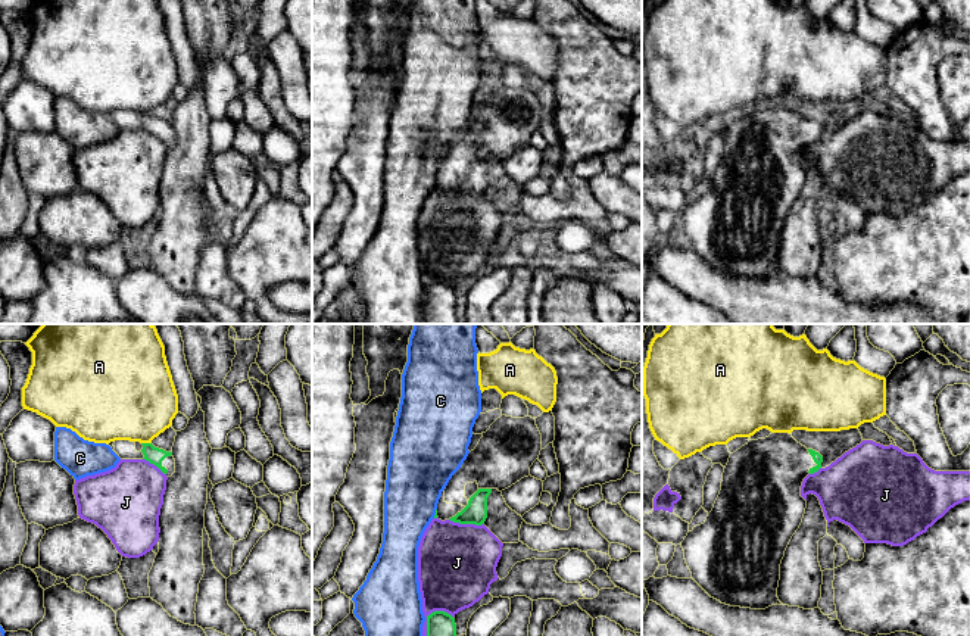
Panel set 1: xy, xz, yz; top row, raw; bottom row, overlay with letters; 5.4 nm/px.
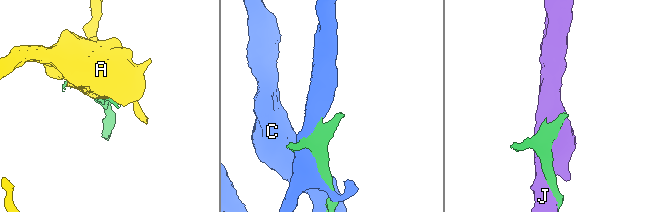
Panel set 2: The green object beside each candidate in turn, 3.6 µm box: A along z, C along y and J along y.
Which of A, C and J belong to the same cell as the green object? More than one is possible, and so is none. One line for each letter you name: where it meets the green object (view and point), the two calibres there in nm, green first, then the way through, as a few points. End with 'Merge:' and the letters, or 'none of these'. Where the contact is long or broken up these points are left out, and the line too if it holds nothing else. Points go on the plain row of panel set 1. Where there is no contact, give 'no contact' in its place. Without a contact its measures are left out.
Merge: none of these

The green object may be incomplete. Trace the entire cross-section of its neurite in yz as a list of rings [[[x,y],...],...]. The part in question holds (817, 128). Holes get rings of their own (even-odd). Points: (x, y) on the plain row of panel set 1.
[[[789,103],[749,109],[730,125],[712,181],[682,212],[692,249],[711,268],[751,280],[783,275],[777,268],[780,234],[807,178],[801,156],[808,144],[821,138],[821,132],[818,122],[807,119]]]

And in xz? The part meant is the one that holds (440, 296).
[[[445,281],[427,286],[425,324],[458,324],[455,289]]]

